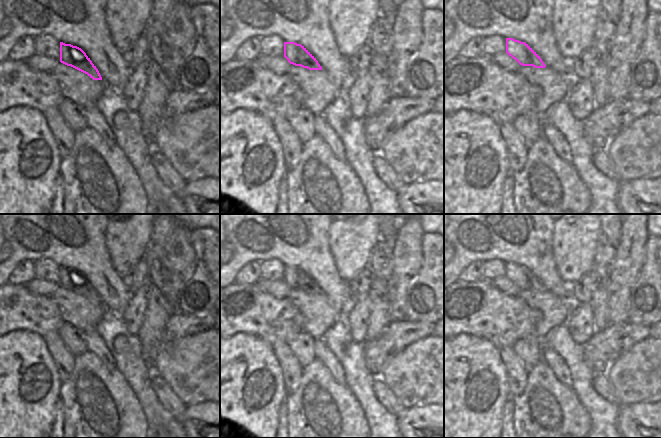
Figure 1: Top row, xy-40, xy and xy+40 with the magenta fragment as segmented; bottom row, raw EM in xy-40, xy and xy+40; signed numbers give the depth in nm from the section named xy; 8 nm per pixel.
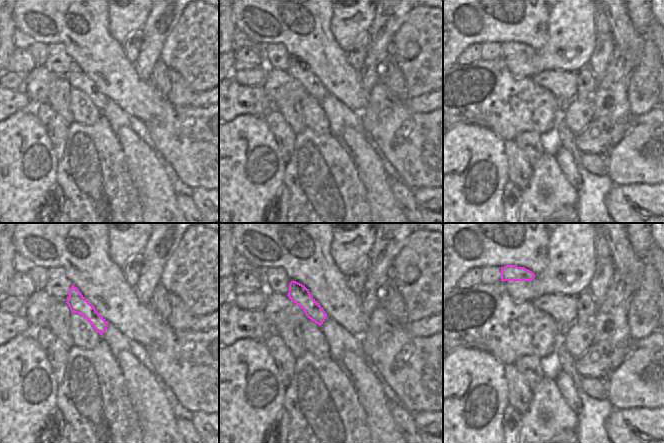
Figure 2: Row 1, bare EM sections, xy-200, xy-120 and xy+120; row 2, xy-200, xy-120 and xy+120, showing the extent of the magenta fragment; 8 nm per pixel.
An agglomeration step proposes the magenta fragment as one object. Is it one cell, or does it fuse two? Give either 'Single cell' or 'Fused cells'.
Fused cells.

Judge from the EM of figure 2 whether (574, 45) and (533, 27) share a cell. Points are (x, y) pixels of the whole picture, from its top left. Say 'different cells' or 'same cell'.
different cells

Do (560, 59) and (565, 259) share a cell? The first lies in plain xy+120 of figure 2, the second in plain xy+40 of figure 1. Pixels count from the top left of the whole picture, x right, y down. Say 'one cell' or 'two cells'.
one cell

